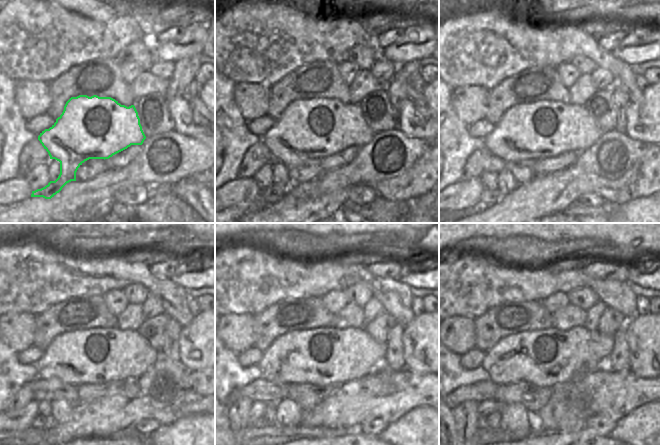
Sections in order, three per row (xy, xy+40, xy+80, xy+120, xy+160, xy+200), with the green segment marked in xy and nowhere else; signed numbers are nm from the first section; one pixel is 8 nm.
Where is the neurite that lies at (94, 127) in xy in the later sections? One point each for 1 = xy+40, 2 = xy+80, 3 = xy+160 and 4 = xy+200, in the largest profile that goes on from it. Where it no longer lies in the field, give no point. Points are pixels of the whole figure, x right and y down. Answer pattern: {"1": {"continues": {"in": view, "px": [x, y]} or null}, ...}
{"1": {"continues": {"in": "xy+40", "px": [307, 129]}}, "2": {"continues": {"in": "xy+80", "px": [543, 129]}}, "3": {"continues": {"in": "xy+160", "px": [324, 356]}}, "4": {"continues": {"in": "xy+200", "px": [545, 357]}}}

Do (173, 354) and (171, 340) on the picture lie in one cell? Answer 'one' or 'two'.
one

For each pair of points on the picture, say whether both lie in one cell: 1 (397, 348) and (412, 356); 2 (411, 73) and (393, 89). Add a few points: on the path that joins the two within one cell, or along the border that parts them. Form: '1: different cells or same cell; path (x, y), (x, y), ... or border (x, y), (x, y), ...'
1: different cells; border (404, 328), (402, 343), (403, 359), (406, 368)
2: same cell; path (407, 75), (397, 85)

